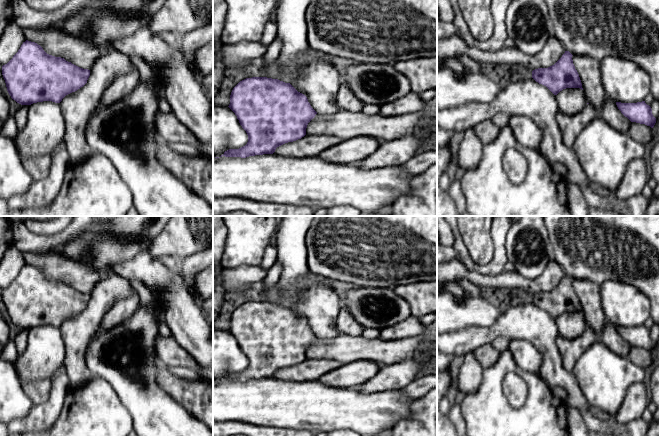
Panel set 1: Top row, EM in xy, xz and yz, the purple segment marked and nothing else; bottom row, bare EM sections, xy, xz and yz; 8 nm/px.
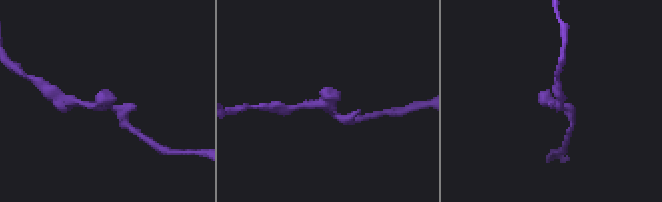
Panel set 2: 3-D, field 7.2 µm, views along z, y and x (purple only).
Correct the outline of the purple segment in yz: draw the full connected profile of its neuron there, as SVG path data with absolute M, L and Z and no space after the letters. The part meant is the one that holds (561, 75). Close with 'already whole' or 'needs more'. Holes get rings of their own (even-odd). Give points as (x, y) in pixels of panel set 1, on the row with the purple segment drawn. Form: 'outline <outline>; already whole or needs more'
outline M565 51L554 65L533 70L532 78L539 84L546 86L554 95L566 88L583 90L572 56L569 51Z; already whole

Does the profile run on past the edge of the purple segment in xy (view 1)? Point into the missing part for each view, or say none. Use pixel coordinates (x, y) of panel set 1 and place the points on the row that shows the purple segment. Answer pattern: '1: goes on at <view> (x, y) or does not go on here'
1: does not go on here

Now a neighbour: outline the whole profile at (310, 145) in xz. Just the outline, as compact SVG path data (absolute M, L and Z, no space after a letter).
M305 135L301 139L293 142L285 143L276 148L273 154L293 157L305 158L318 156L328 147L334 146L344 140L334 135Z

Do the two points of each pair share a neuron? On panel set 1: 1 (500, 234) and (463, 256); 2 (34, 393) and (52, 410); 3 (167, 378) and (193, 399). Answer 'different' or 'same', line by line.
1: same
2: different
3: same

